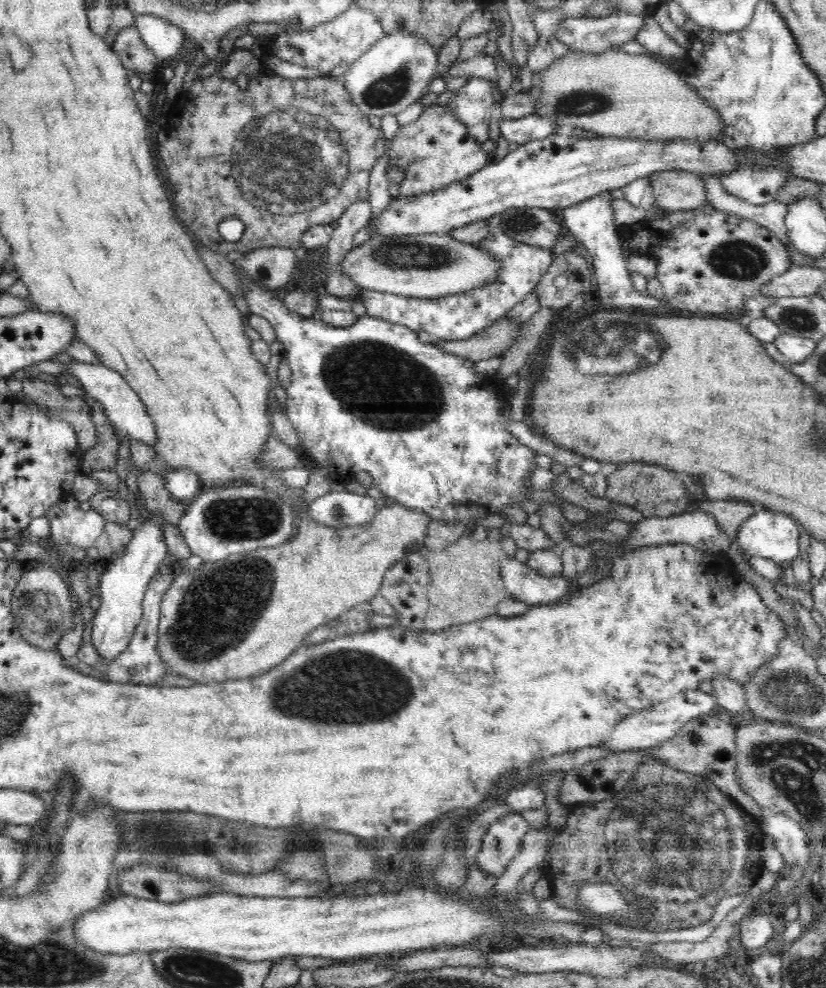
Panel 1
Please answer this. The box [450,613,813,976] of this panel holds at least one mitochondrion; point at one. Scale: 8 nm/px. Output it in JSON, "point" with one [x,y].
{"point":[656,822]}

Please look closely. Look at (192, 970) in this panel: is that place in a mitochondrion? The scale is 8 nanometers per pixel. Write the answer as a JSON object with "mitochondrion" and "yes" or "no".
{"mitochondrion":"yes"}

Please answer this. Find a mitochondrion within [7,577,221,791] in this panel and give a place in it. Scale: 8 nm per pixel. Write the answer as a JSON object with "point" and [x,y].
{"point":[40,612]}

